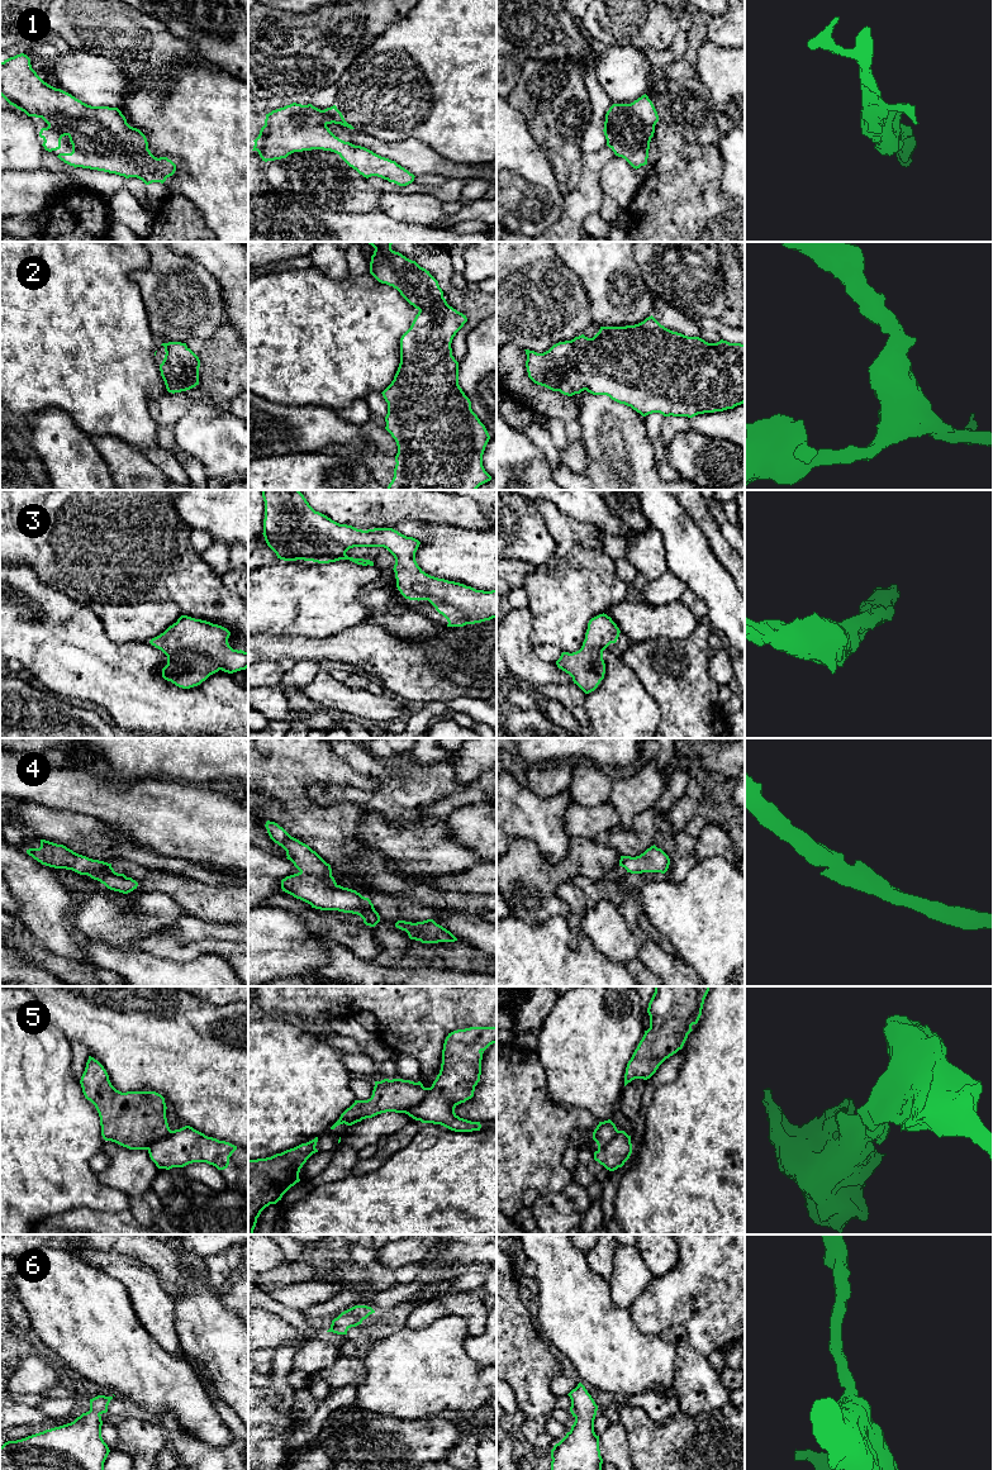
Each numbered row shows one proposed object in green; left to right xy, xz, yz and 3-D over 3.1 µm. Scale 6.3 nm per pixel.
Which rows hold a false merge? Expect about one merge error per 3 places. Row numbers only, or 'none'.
5

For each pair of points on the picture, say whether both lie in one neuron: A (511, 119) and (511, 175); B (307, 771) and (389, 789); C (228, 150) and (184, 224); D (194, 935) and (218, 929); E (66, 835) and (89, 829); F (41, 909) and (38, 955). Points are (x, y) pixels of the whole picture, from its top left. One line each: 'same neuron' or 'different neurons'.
A: same neuron
B: different neurons
C: different neurons
D: same neuron
E: same neuron
F: different neurons

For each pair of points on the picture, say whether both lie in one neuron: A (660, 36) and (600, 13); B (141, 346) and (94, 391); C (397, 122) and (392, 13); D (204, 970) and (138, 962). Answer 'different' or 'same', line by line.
A: same
B: same
C: different
D: same

